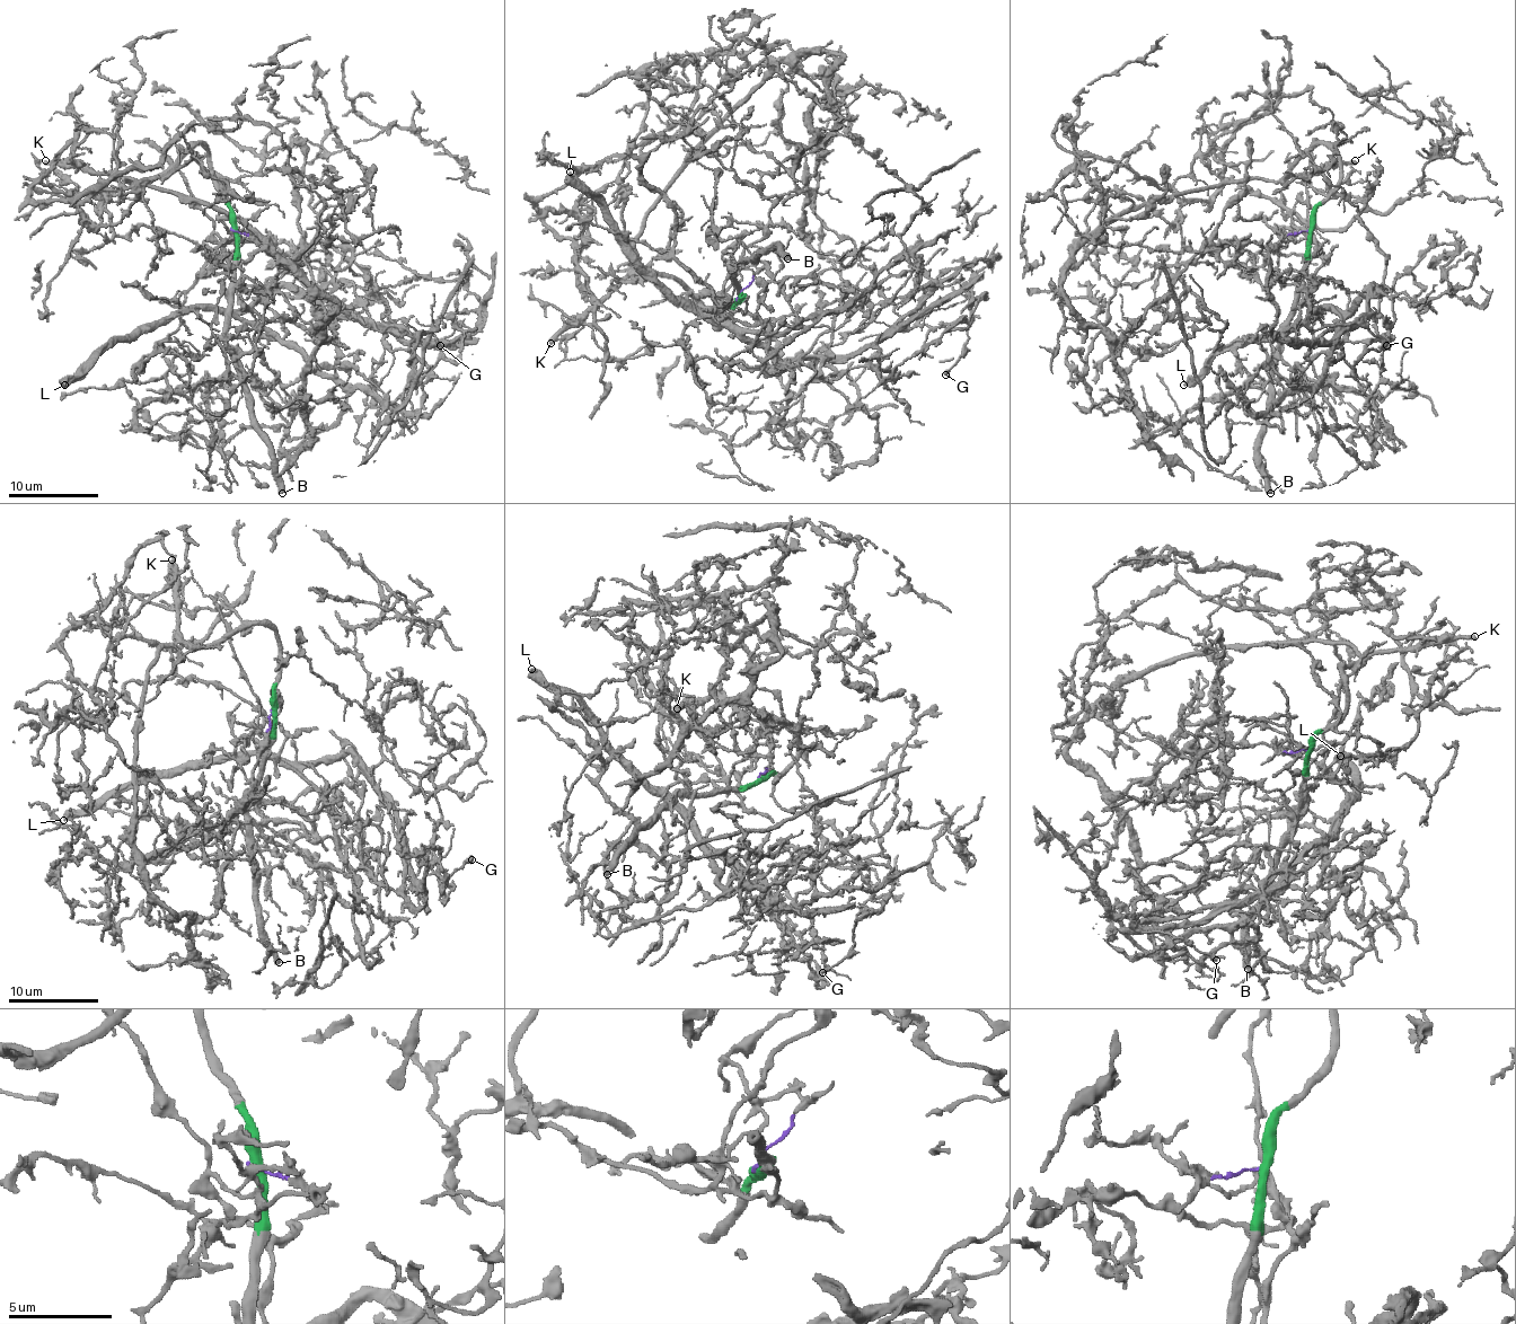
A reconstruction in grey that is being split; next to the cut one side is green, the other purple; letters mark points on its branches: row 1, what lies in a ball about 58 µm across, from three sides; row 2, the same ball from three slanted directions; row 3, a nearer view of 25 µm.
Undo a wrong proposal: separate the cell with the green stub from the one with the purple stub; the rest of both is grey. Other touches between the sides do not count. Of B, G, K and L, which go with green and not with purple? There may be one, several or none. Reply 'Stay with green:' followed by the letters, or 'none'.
Stay with green: B, K

